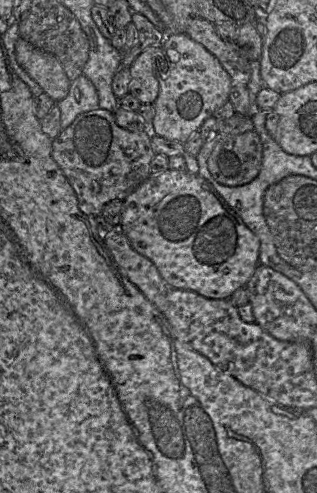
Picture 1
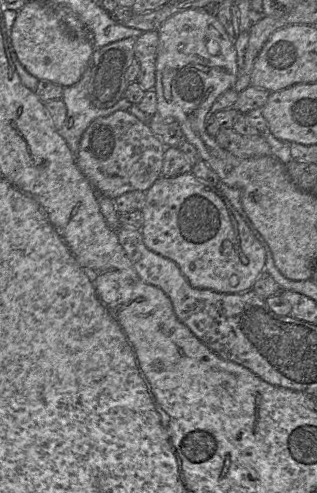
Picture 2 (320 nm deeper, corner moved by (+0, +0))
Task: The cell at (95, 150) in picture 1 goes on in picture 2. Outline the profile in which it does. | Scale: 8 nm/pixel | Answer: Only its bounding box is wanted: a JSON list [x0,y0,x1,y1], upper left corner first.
[75,110,166,200]

